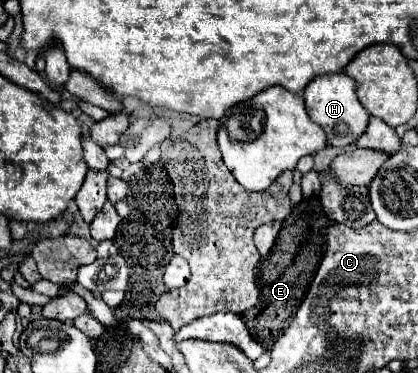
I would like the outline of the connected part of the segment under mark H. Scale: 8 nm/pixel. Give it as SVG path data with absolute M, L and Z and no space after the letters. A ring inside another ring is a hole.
M345 72L313 78L313 82L309 82L309 86L305 88L303 96L305 96L309 116L313 116L313 122L317 122L325 130L327 144L343 148L347 144L357 142L363 136L369 122L369 114L357 100L355 82Z

